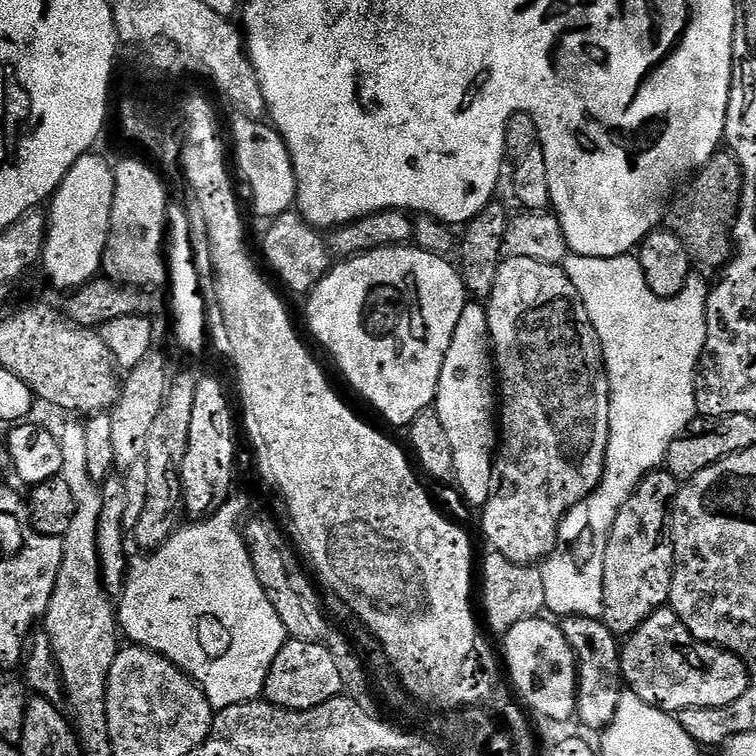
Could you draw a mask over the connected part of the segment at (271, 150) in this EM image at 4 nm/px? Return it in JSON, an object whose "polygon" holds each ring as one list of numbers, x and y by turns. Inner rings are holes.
{"polygon":[[243,114,233,115,230,120,230,128,244,128,244,124,248,124,248,128,256,132,256,136,252,136,252,140,240,140,240,136,230,136,231,147,236,150,234,168,238,176,240,171,241,178,248,183,248,188,252,191,253,210,260,216,275,218,289,211,296,202,296,175,292,159,282,137,278,140,264,140,264,132,268,132,272,127,271,123]]}

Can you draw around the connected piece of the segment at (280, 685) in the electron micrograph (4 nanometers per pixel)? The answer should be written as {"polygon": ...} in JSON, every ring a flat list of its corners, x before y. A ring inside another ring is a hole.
{"polygon":[[289,638,285,640,282,650,278,650,278,658,274,658,270,674,266,674,262,696,279,708,305,712,314,706,322,706,322,702,330,702,344,691,342,674,323,642,315,644]]}

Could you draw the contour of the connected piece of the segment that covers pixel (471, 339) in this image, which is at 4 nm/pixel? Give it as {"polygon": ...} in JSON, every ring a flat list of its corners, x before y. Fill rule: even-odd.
{"polygon":[[465,303,462,318,454,326,446,362,438,378,434,407,454,449,454,481,464,500,475,510,483,510,490,498,492,462,498,447,498,377,494,367,488,309,483,303]]}

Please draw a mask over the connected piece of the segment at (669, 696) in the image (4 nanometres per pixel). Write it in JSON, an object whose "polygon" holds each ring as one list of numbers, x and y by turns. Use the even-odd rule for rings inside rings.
{"polygon":[[670,606,650,614,650,618,646,618,646,622,642,622,642,626,638,626,638,630,623,641,620,649,620,674,624,677,625,685,634,694,638,694,642,702,650,702,650,706,673,714,691,708,725,708,738,702,738,698,742,698,748,689,748,665,744,659,715,644,694,638,694,634,686,630]]}

